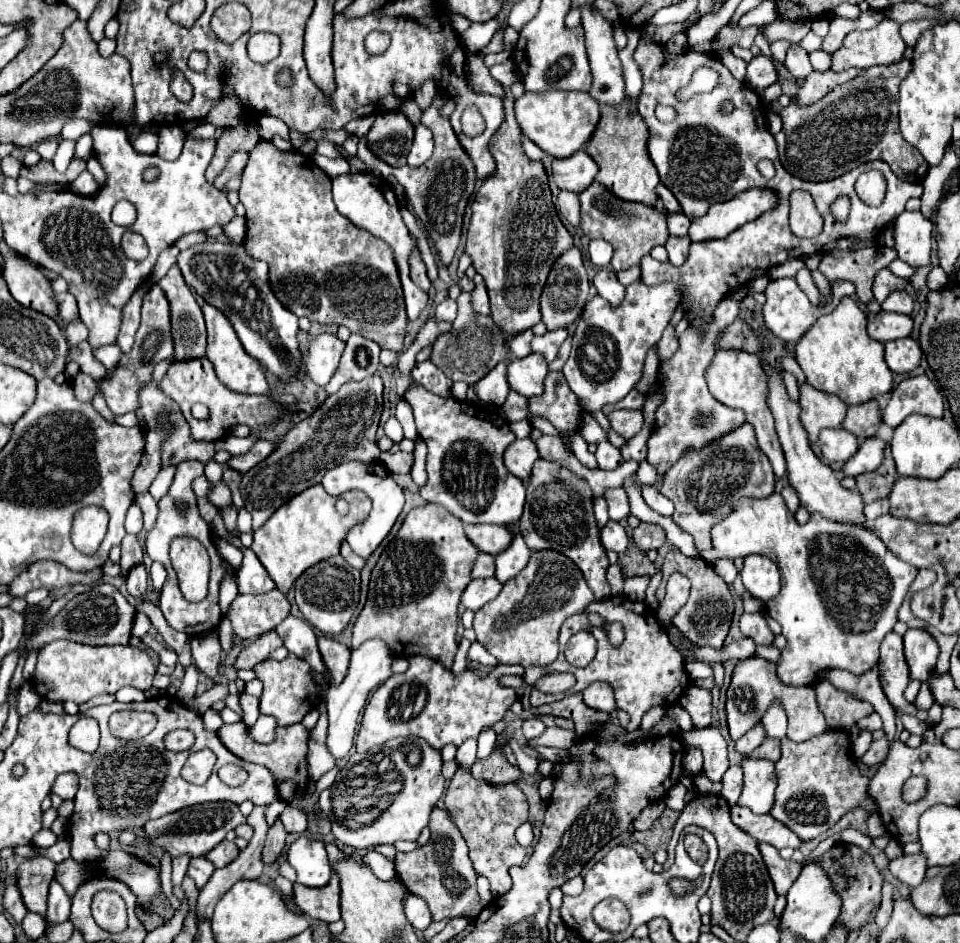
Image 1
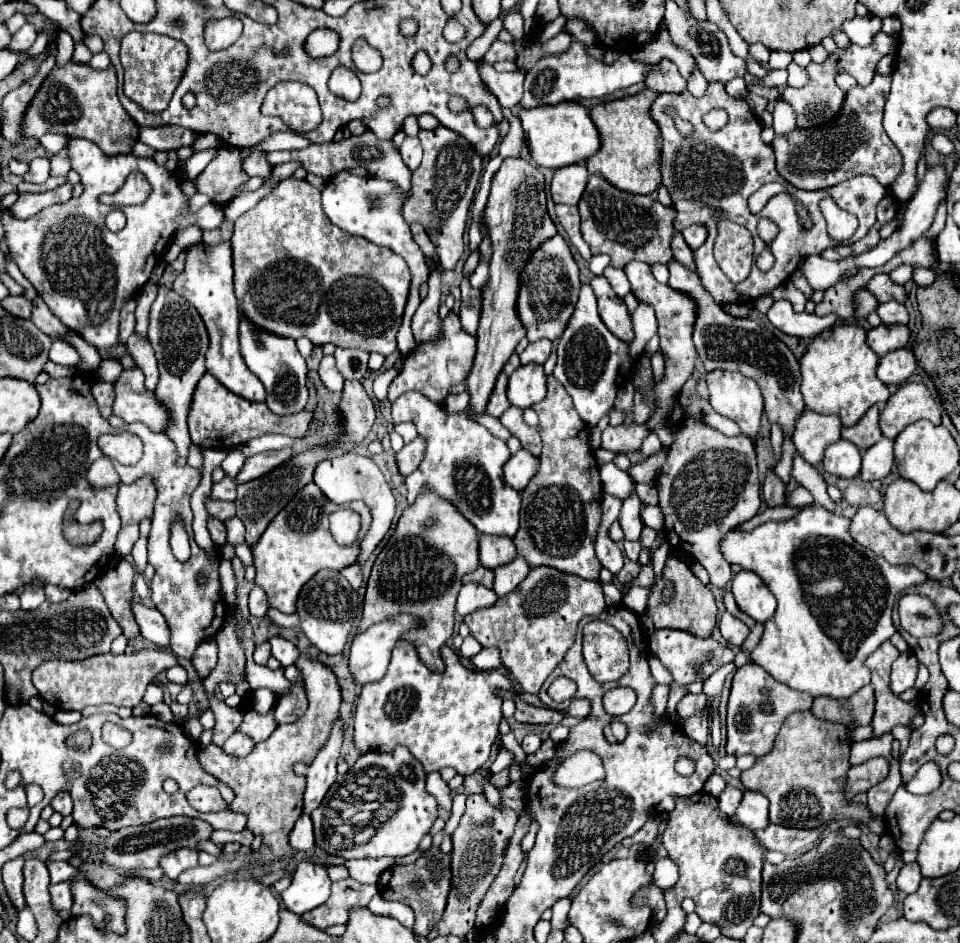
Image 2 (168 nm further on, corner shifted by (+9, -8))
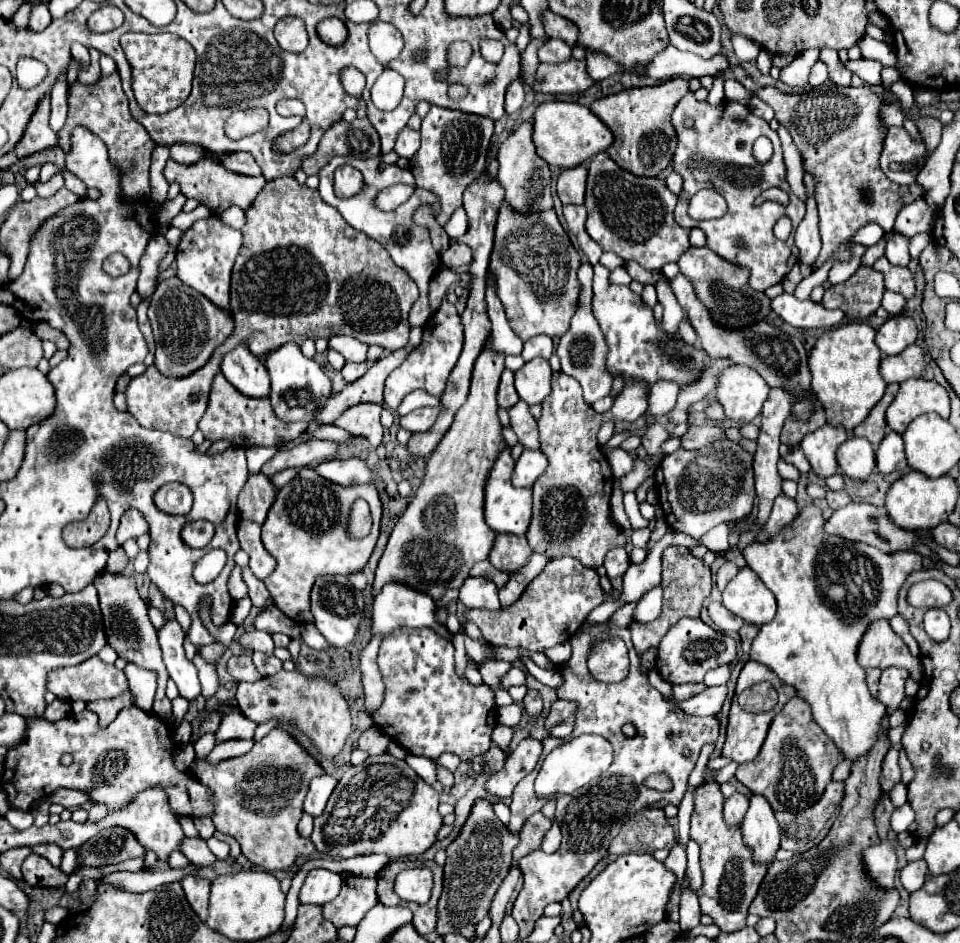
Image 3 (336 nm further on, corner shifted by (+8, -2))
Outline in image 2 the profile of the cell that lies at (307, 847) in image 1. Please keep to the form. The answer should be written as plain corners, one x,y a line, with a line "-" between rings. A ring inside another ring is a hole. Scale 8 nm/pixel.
303,860
297,864
293,882
285,892
281,892
281,898
283,898
283,904
293,914
303,914
327,902
329,886
331,886
331,880
323,864

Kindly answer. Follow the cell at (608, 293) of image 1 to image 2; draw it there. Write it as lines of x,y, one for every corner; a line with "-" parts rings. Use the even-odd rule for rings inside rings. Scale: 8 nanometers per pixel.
595,276
590,282
591,288
599,304
599,316
605,322
605,326
621,340
631,342
633,340
633,328
631,328
631,316
627,312
625,302
613,292
605,276

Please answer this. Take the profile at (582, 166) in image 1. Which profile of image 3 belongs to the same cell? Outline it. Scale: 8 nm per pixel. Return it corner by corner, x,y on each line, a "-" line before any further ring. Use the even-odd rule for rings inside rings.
576,166
566,168
558,176
558,196
562,204
584,204
584,190
586,190
586,176
588,168

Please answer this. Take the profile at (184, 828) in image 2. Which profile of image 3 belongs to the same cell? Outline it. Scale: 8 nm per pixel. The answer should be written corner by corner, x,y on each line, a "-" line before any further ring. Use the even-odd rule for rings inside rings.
108,828
98,832
94,838
84,842
76,848
78,852
78,866
104,866
104,864
116,864
124,862
128,858
142,856
144,848
138,844
138,840
126,832
124,828

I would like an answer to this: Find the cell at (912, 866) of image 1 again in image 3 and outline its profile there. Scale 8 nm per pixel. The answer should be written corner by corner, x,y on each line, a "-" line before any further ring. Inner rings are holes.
924,860
908,862
908,864
900,870
902,886
904,886
910,894
922,888
922,884
924,884
926,876
928,876
928,866
926,866
926,862
924,862

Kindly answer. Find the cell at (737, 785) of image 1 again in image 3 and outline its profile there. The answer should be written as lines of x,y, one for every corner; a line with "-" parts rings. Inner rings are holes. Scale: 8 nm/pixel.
734,794
730,796
726,802
724,802
724,820
730,828
740,828
742,824
742,818
748,810
748,798
742,796
742,794

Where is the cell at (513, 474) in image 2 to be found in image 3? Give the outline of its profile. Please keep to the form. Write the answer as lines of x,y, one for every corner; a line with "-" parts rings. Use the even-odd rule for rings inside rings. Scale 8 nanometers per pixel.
524,448
522,456
516,462
516,468
512,474
512,484
516,488
532,488
536,478
544,474
546,466
548,466
548,460
540,450
526,450

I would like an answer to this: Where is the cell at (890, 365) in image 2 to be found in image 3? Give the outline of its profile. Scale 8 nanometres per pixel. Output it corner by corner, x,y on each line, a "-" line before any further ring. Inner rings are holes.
918,344
908,346
904,352
896,356
884,356
880,362
880,374
882,378
892,382
904,382
910,378
922,378
926,370
926,354

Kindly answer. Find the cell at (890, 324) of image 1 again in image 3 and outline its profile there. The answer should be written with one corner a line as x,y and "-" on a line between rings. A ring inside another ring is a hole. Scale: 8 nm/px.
906,314
890,316
876,332
876,344
888,356
900,354
904,348
914,344
916,338
918,338
918,328
914,320

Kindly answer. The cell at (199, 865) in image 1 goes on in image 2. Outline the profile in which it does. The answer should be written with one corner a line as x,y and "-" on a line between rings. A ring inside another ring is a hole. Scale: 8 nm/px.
187,848
175,850
175,852
171,852
169,856
165,856
165,858
161,860
161,868
165,870
165,874
167,874
171,880
177,880
183,870
195,868
195,866
199,866
199,862
197,862
197,852
195,852
195,850
187,850

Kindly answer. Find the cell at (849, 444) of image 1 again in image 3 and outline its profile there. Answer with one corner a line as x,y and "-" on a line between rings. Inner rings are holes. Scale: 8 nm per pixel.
850,436
838,448
838,464
842,474
854,480
868,480
876,468
876,452
866,438

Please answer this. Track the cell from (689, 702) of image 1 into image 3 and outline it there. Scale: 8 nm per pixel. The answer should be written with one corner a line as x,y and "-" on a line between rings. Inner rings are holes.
678,684
678,686
672,686
672,694
674,694
674,700
684,702
686,698
696,696
696,694
702,692
704,688
706,688
704,684

